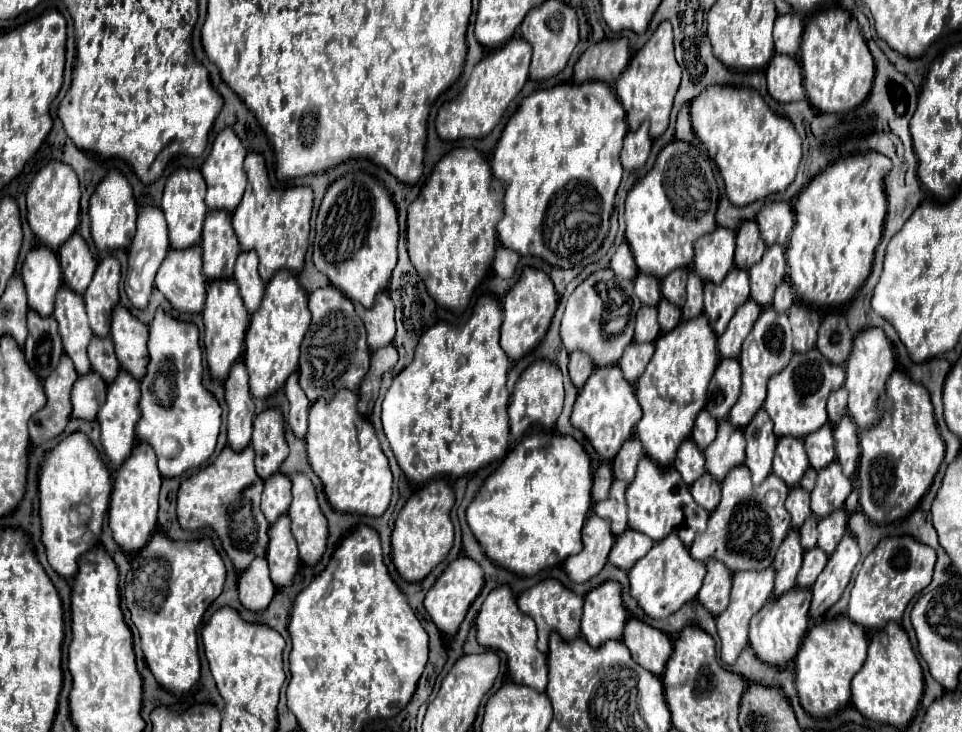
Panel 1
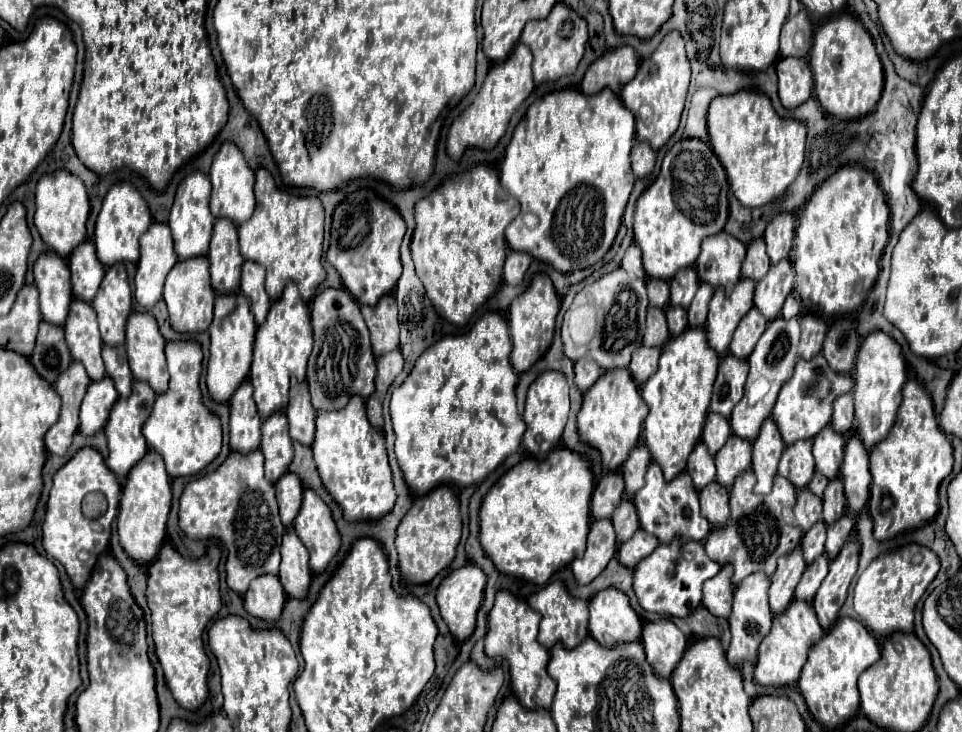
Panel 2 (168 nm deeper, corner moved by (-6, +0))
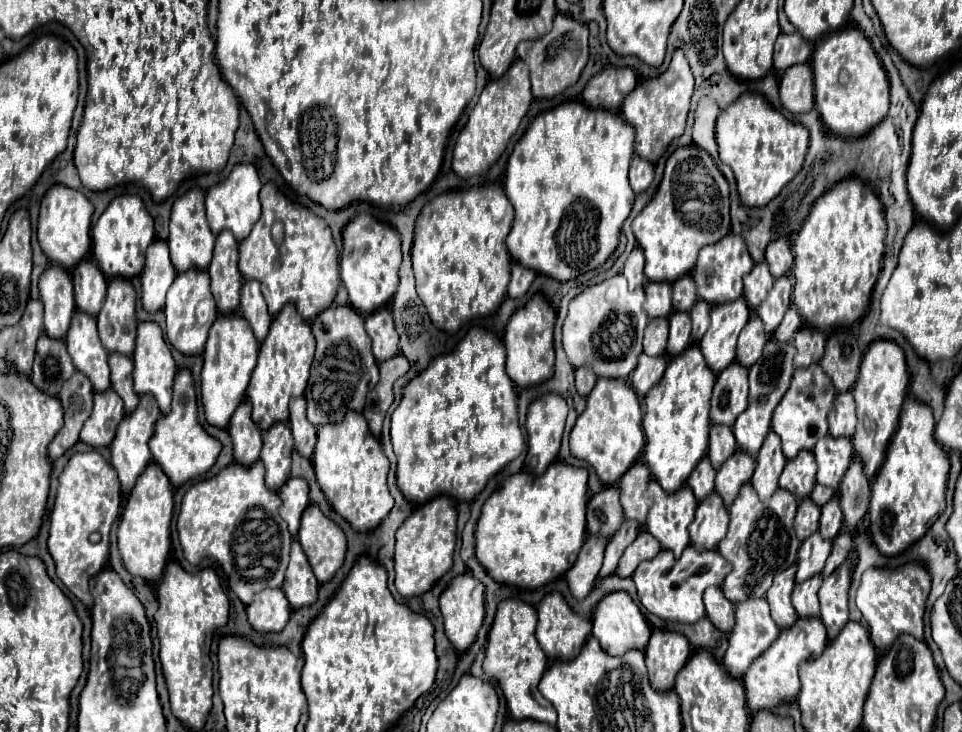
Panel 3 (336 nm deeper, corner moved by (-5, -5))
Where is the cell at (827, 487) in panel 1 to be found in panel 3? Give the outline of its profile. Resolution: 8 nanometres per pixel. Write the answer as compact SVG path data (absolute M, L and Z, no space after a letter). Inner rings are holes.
M834 496L834 500L830 500L826 508L822 508L820 532L824 540L834 540L840 534L840 530L842 530L842 510L840 510L838 496Z

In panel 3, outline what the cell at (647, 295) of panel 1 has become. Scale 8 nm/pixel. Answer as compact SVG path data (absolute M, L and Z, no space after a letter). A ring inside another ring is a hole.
M648 282L644 286L646 302L644 310L650 318L666 318L672 312L672 296L670 296L670 282Z

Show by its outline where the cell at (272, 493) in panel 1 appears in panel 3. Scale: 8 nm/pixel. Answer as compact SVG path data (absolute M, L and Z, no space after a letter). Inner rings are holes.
M288 478L286 484L280 488L280 498L282 498L280 516L286 520L292 536L298 534L302 512L310 504L308 492L310 492L310 488L304 478Z

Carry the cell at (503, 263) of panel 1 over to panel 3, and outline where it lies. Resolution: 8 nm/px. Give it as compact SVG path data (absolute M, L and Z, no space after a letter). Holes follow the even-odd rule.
M514 262L512 264L512 280L508 284L508 296L510 298L524 296L528 292L530 284L534 282L534 278L536 278L534 270L528 270L528 268L524 268L524 266L520 266L520 264Z

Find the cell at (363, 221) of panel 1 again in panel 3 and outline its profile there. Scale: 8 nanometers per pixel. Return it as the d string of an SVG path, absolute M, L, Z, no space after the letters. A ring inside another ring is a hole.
M360 214L354 220L350 220L342 236L344 252L340 258L340 276L348 290L350 304L366 316L386 306L398 288L398 270L402 262L400 236L392 226L378 222L370 214Z

